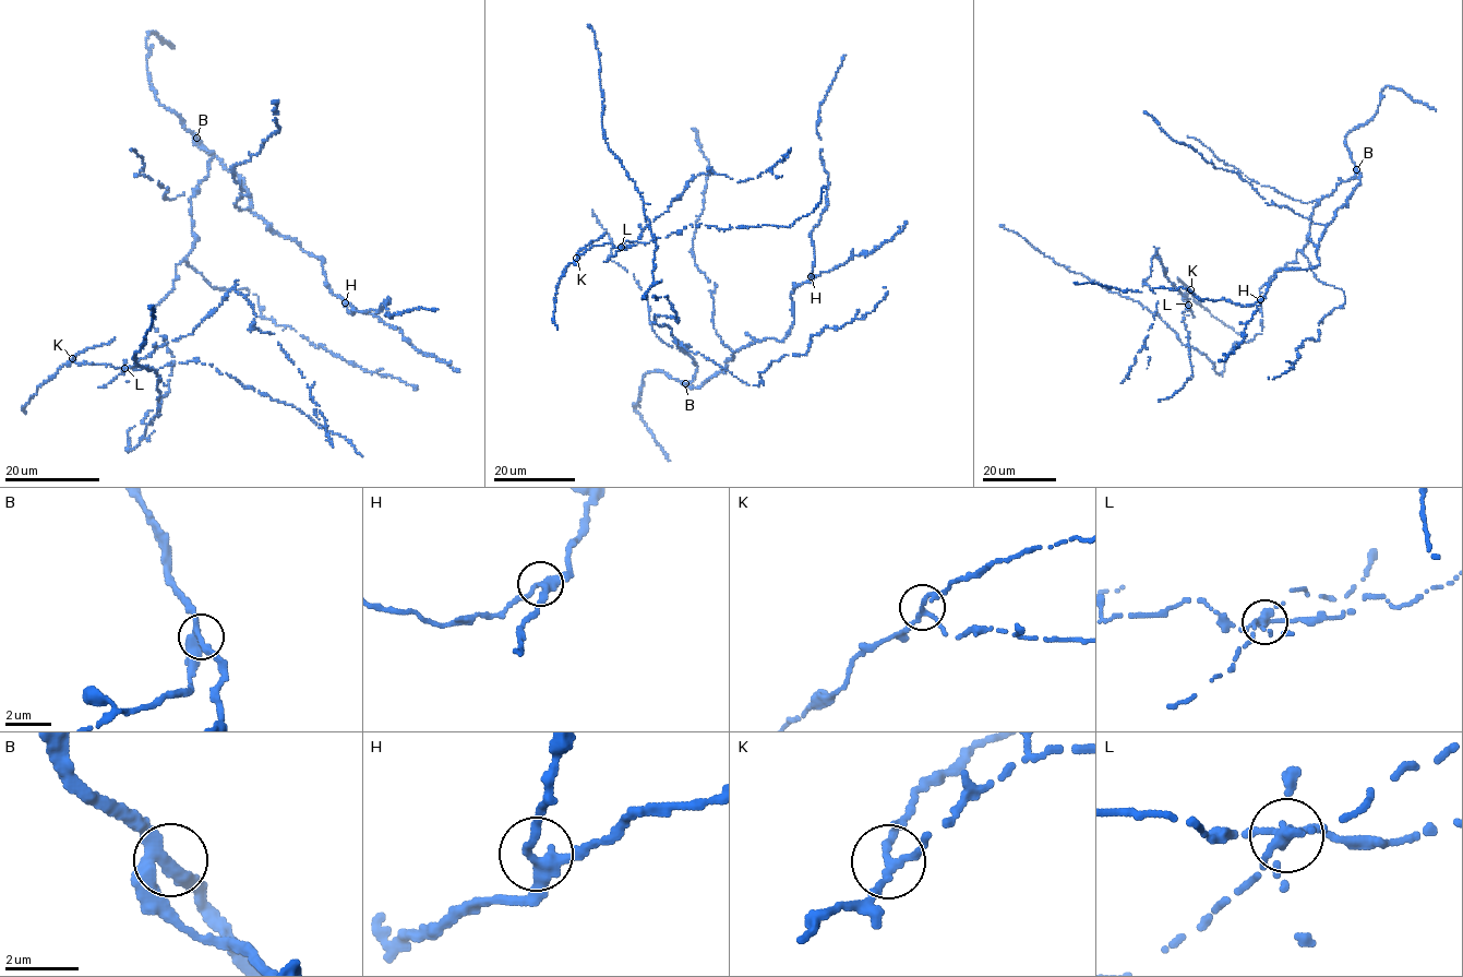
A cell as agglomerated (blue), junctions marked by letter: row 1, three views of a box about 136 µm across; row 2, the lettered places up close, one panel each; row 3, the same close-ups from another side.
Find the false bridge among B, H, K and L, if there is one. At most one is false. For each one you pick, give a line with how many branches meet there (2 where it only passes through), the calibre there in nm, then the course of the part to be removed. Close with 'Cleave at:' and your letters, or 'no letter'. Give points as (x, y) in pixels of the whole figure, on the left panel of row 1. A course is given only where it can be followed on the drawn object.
L: branches 3; calibre 240 nm
Cleave at: L

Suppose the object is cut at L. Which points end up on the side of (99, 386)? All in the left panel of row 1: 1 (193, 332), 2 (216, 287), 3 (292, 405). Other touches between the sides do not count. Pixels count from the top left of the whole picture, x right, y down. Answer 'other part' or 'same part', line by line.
1: same part
2: other part
3: other part

